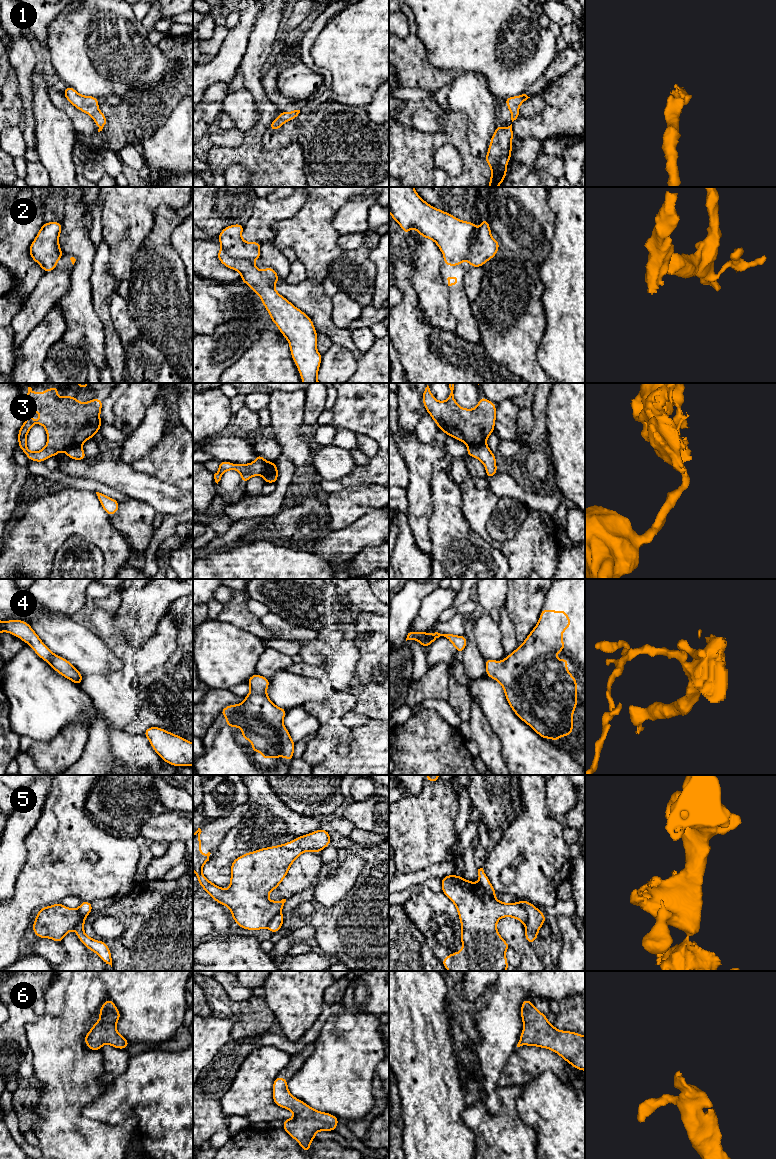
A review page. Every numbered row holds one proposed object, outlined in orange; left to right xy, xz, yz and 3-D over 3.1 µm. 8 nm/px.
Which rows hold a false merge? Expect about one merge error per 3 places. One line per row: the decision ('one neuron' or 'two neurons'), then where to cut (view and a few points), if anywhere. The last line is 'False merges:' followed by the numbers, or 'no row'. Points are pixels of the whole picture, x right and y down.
1: one neuron | no cut
2: one neuron | no cut
3: two neurons | yz (485, 442), (468, 447)
4: one neuron | no cut
5: two neurons | yz (516, 903), (526, 913), (525, 924)
6: one neuron | no cut
False merges: 3, 5

